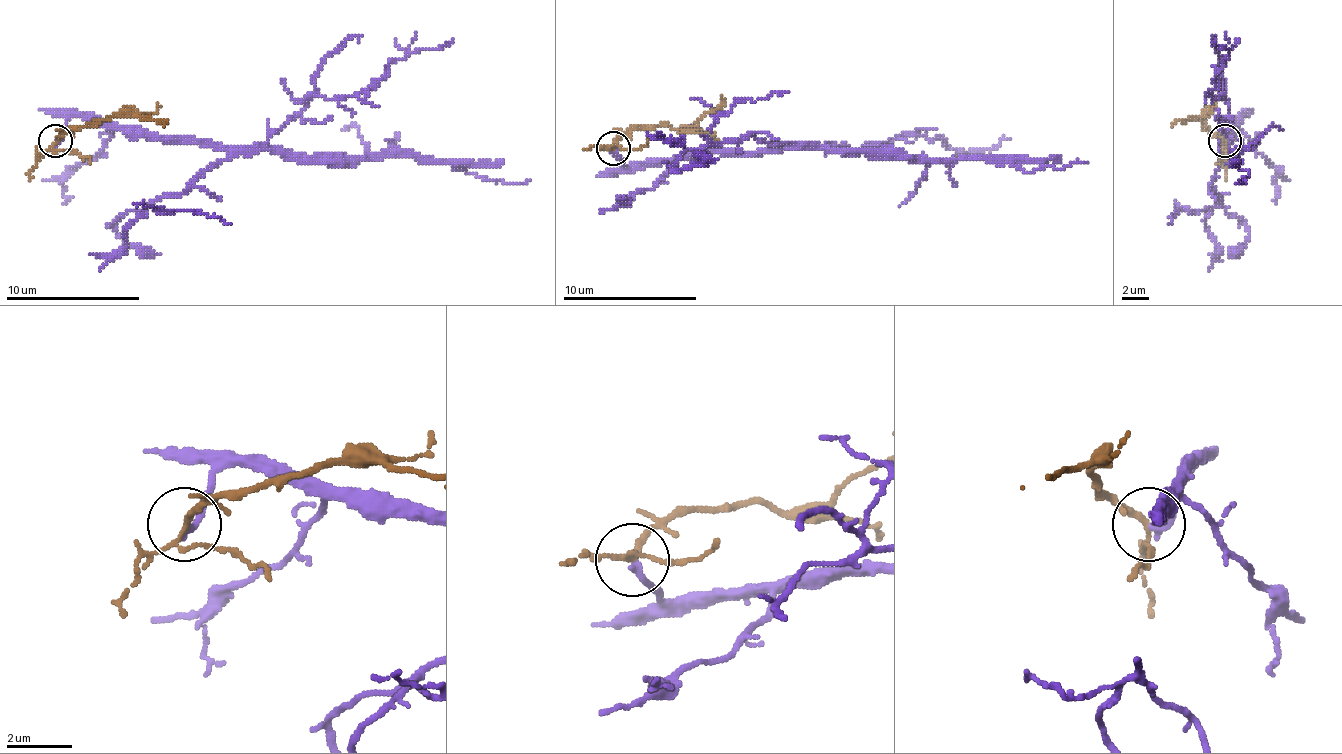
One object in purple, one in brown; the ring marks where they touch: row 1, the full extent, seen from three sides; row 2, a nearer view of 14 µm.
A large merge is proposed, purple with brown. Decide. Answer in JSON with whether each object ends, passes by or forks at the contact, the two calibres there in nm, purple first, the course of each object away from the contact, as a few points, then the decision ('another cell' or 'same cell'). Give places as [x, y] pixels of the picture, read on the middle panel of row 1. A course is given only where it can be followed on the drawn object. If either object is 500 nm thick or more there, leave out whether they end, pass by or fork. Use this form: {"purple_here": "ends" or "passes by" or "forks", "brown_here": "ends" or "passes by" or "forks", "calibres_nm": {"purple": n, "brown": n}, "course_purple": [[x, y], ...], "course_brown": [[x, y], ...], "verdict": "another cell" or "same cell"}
{"purple_here": "ends", "brown_here": "forks", "calibres_nm": {"purple": 200, "brown": 130}, "course_purple": [[614, 149], [630, 166], [654, 166], [698, 152], [795, 149], [1007, 159], [1027, 173], [1087, 162]], "course_brown": [[614, 149], [634, 129], [691, 129], [721, 102], [721, 95]], "verdict": "same cell"}

